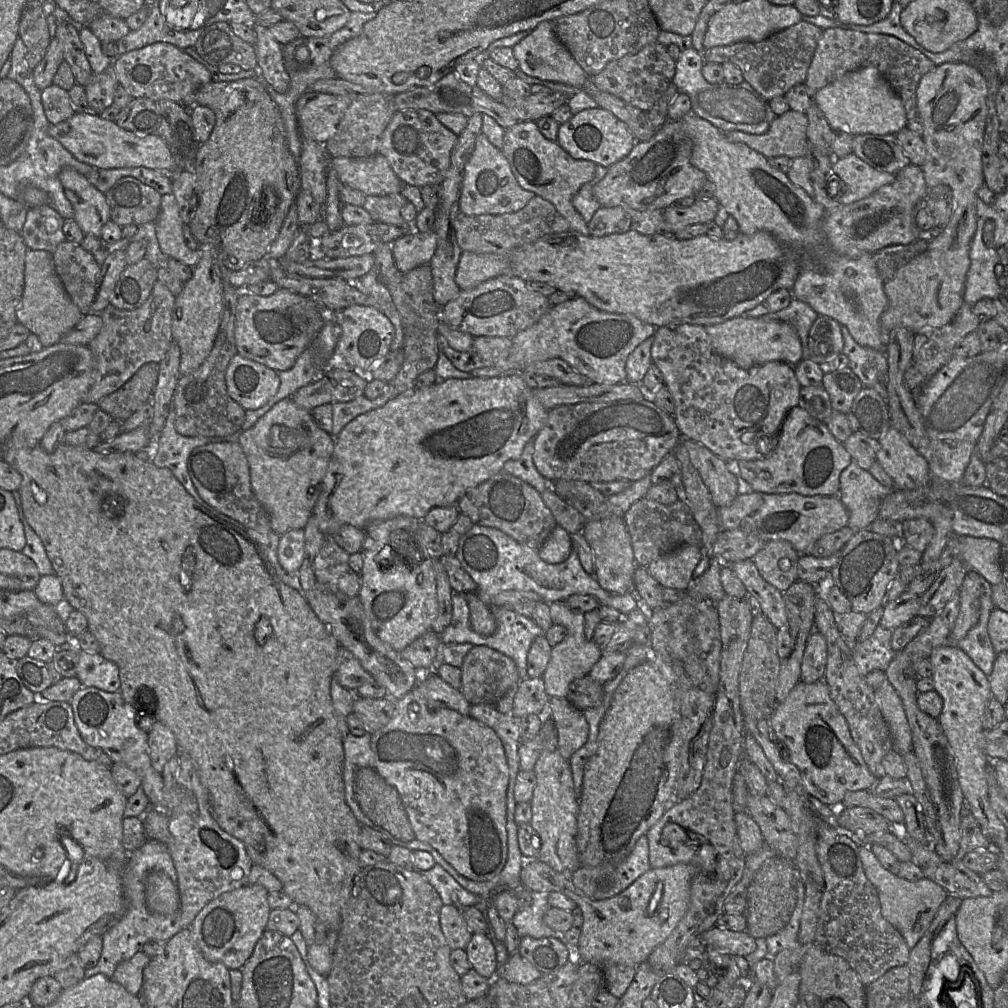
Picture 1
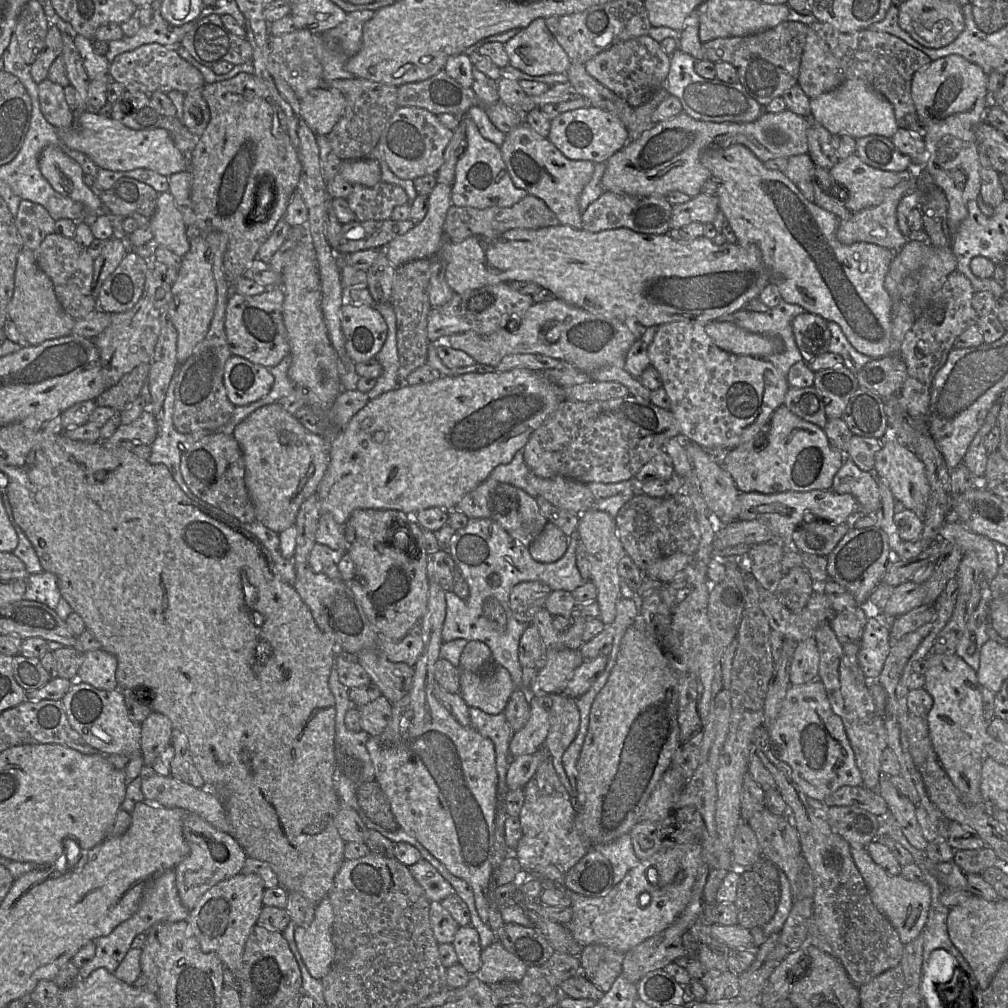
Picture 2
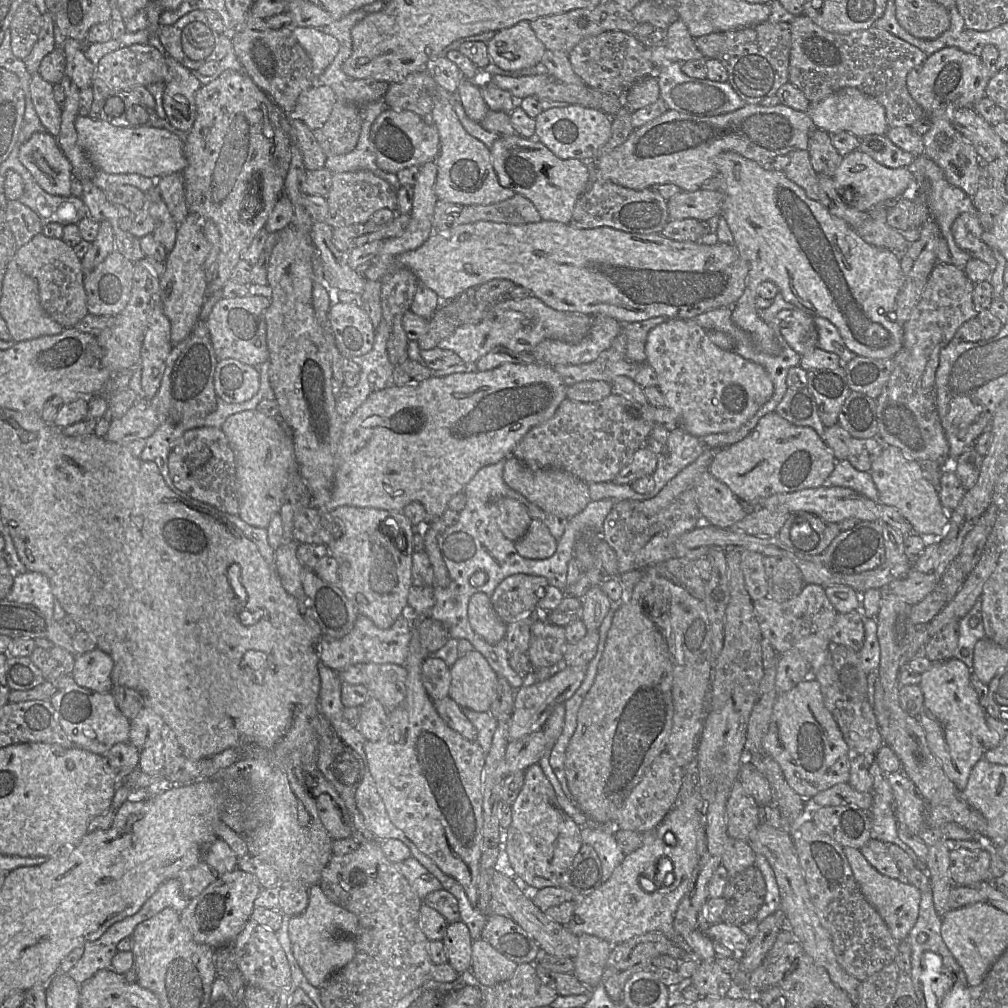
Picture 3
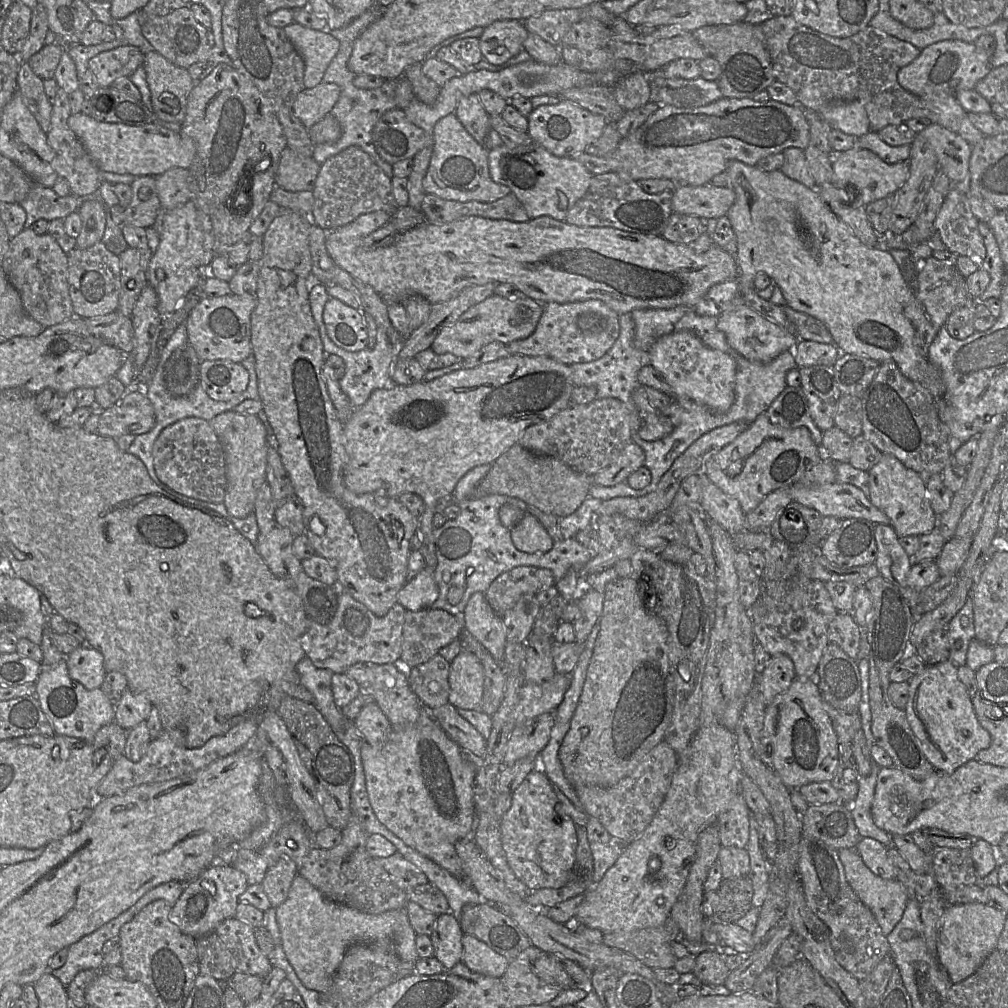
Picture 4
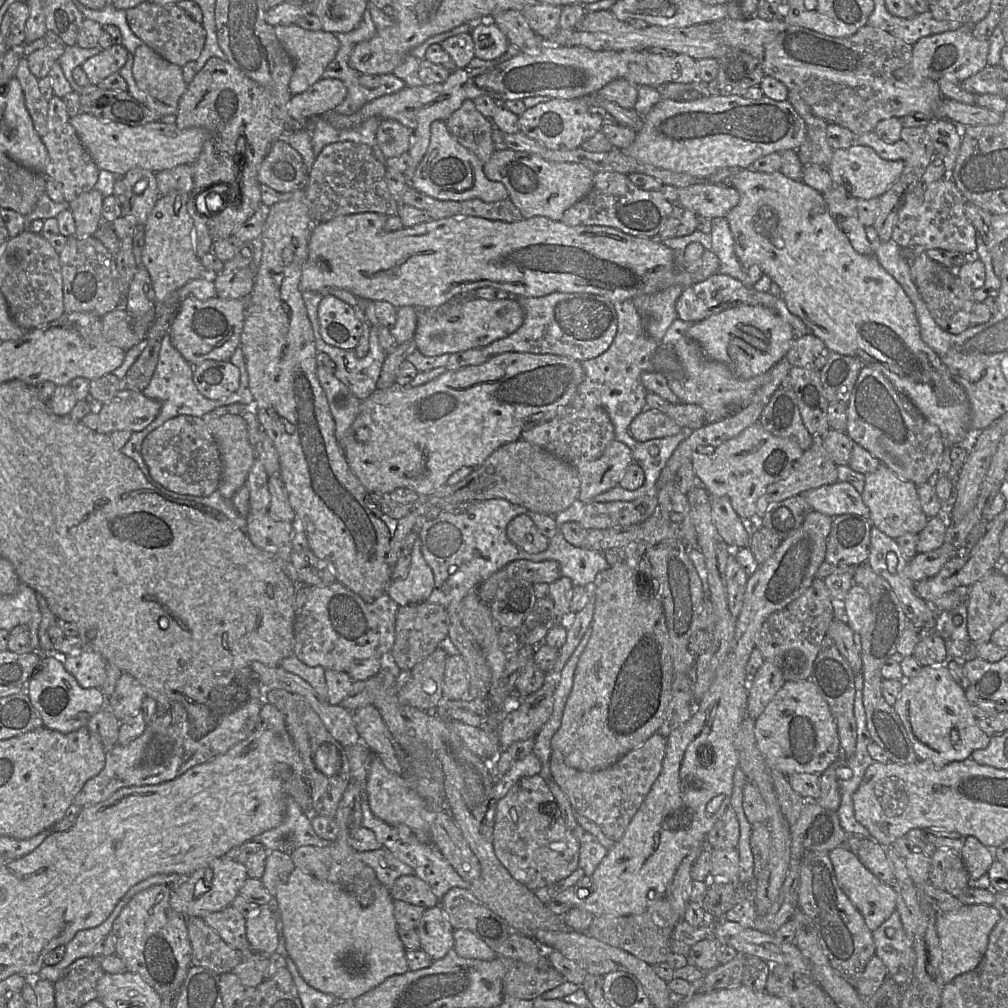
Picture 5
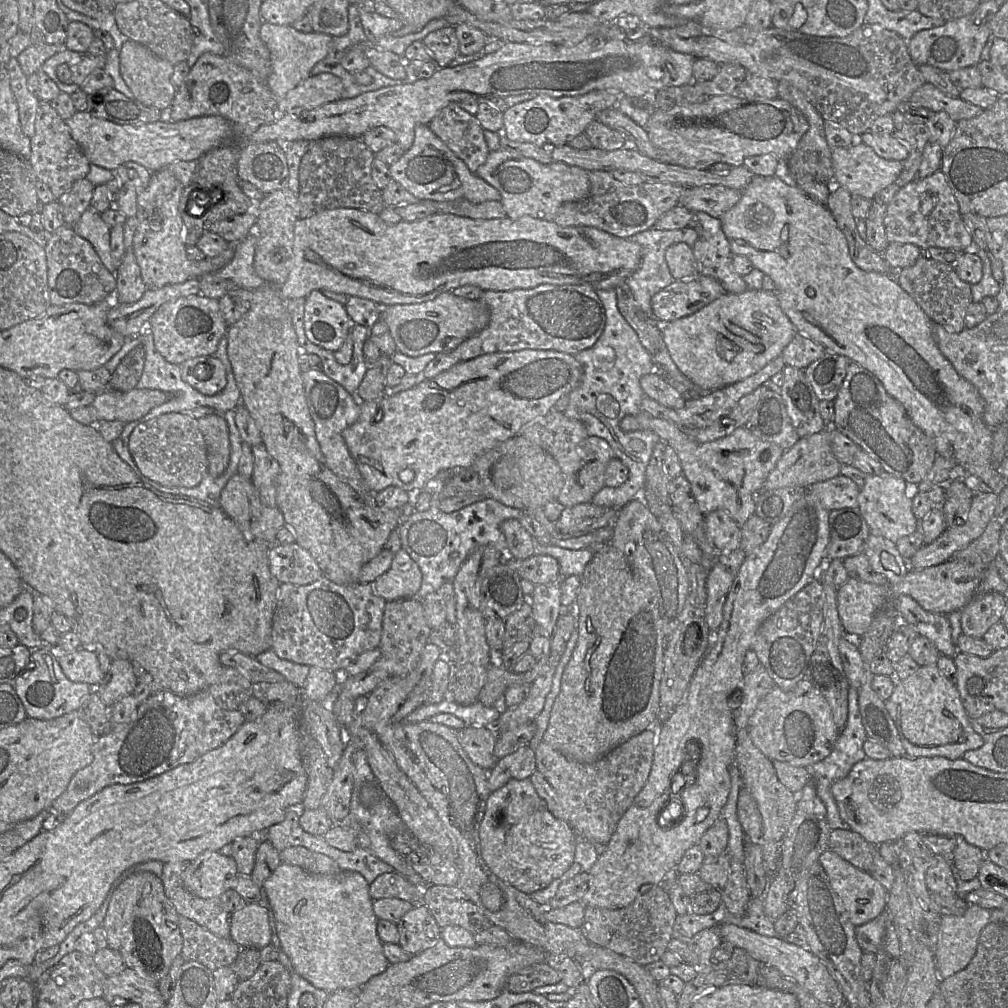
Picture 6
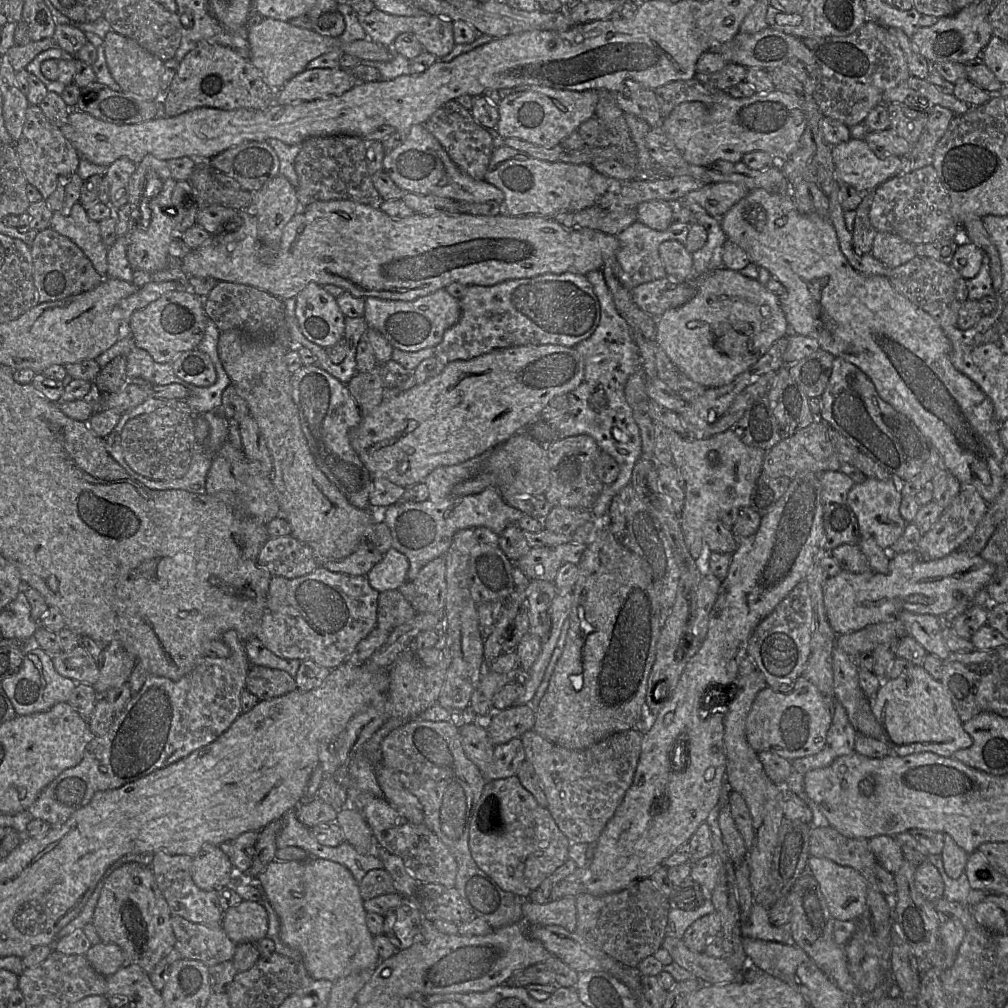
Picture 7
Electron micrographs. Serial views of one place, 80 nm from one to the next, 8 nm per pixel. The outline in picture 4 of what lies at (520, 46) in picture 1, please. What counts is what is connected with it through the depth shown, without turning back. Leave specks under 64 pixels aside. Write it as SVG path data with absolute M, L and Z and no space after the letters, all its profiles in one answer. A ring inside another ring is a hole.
M501 20L486 26L479 39L479 46L483 59L493 65L508 66L514 56L523 51L523 44L529 32L522 21Z

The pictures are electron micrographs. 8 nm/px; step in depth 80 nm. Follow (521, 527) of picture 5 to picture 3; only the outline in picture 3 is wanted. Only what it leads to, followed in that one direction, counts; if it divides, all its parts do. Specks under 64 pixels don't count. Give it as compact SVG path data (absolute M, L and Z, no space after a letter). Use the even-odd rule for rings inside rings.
M533 518L525 535L515 541L515 548L528 559L547 559L556 552L557 539L540 519Z

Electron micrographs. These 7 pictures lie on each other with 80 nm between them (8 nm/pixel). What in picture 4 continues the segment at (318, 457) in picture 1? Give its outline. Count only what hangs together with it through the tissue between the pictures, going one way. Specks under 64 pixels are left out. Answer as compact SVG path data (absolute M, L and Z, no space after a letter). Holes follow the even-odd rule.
M229 411L209 421L225 454L226 495L224 504L230 515L246 518L254 511L257 492L266 481L268 429L257 415Z

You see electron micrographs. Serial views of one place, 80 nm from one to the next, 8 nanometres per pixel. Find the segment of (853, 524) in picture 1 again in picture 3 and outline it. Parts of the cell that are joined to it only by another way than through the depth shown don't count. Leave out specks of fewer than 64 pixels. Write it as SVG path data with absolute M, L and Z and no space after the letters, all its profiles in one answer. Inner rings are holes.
M848 459L836 462L827 484L830 486L850 488L874 502L879 501L879 493L870 471L855 469Z

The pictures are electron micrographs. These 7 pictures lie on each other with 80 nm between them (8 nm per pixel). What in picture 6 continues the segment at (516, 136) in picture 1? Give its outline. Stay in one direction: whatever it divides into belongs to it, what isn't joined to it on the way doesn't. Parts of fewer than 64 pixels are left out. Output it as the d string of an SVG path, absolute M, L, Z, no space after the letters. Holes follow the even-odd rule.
M505 149L490 151L476 174L500 192L501 203L511 219L531 216L553 221L564 204L585 199L591 188L589 171L583 168L562 162L542 164L519 152Z

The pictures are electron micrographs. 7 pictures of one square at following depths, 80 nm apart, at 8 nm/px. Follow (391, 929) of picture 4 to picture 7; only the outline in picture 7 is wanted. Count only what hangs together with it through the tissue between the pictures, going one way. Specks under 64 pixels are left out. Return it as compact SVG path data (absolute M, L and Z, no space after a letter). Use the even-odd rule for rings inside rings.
M311 856L305 861L270 862L257 877L280 921L280 938L301 954L314 979L336 982L361 970L374 970L380 957L366 923L359 883L343 865Z

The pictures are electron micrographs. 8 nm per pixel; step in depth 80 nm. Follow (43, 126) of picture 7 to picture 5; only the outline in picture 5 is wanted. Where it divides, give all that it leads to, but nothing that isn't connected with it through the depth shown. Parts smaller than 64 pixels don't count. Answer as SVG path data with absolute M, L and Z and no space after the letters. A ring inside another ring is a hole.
M53 96L48 100L47 133L42 137L48 150L48 163L43 175L62 185L64 200L71 202L80 194L95 188L100 169L94 162L90 153L81 142L75 128L70 123L70 116L62 98Z

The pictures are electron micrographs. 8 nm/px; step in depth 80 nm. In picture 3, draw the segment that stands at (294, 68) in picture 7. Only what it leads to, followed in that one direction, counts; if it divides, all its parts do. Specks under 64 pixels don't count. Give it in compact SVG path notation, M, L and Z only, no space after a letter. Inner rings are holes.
M296 26L292 33L312 61L312 72L316 84L316 79L332 64L338 54L340 43L320 28Z

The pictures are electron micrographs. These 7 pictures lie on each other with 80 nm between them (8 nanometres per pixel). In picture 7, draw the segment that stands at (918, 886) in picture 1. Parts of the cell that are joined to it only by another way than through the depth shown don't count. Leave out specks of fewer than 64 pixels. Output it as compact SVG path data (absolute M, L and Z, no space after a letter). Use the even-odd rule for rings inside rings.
M811 856L808 867L835 919L855 921L867 914L867 882L861 873L821 857Z

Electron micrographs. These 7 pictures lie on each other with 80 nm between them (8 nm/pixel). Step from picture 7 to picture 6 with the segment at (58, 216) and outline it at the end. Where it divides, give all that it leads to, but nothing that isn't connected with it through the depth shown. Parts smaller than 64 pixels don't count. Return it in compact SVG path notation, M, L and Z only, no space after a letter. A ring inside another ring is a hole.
M88 209L82 214L80 220L71 227L76 234L92 244L104 266L115 273L118 265L111 257L111 227L102 220L100 213Z

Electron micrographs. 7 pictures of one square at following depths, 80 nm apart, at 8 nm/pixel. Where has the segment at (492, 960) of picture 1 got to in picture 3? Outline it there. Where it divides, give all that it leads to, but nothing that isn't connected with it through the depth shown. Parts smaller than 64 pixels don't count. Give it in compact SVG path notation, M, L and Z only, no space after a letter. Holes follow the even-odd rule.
M461 921L449 923L442 942L447 963L458 973L470 970L473 939L468 926Z

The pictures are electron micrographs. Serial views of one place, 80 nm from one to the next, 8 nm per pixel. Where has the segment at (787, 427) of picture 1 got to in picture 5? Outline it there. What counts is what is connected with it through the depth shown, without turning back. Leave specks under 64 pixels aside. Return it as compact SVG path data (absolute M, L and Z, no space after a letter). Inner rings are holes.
M757 421L712 453L694 452L690 462L698 483L709 495L727 497L738 516L753 530L761 526L760 519L756 518L757 500L769 485L791 474L803 453L795 440L774 436Z

